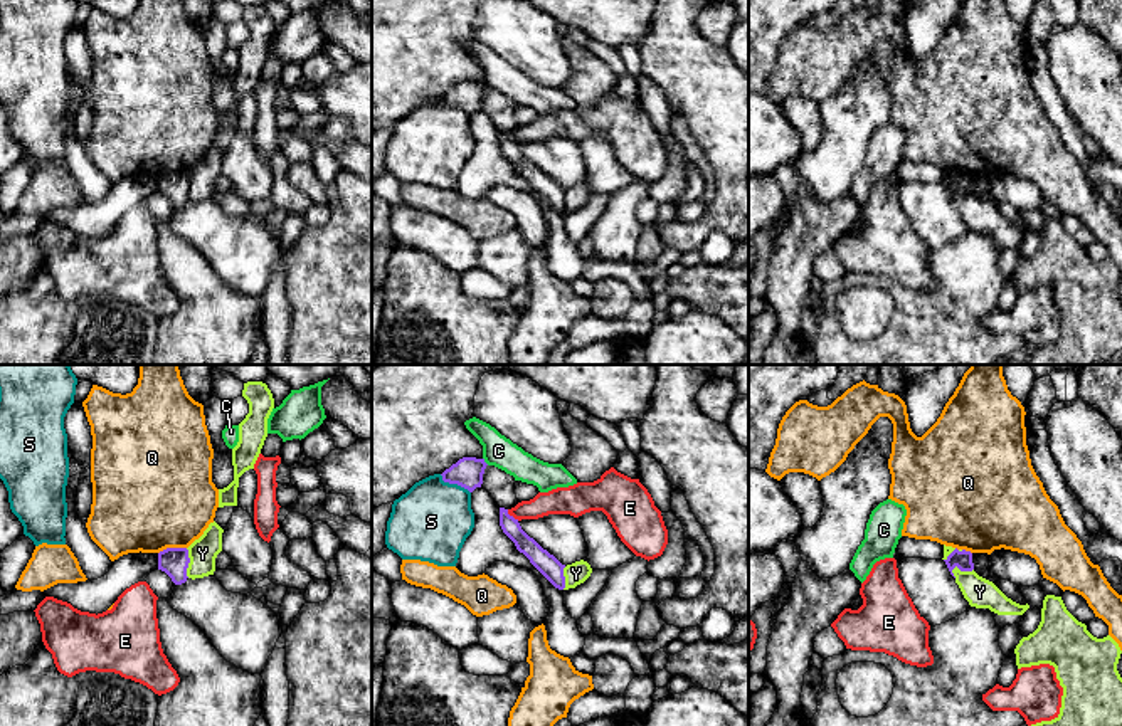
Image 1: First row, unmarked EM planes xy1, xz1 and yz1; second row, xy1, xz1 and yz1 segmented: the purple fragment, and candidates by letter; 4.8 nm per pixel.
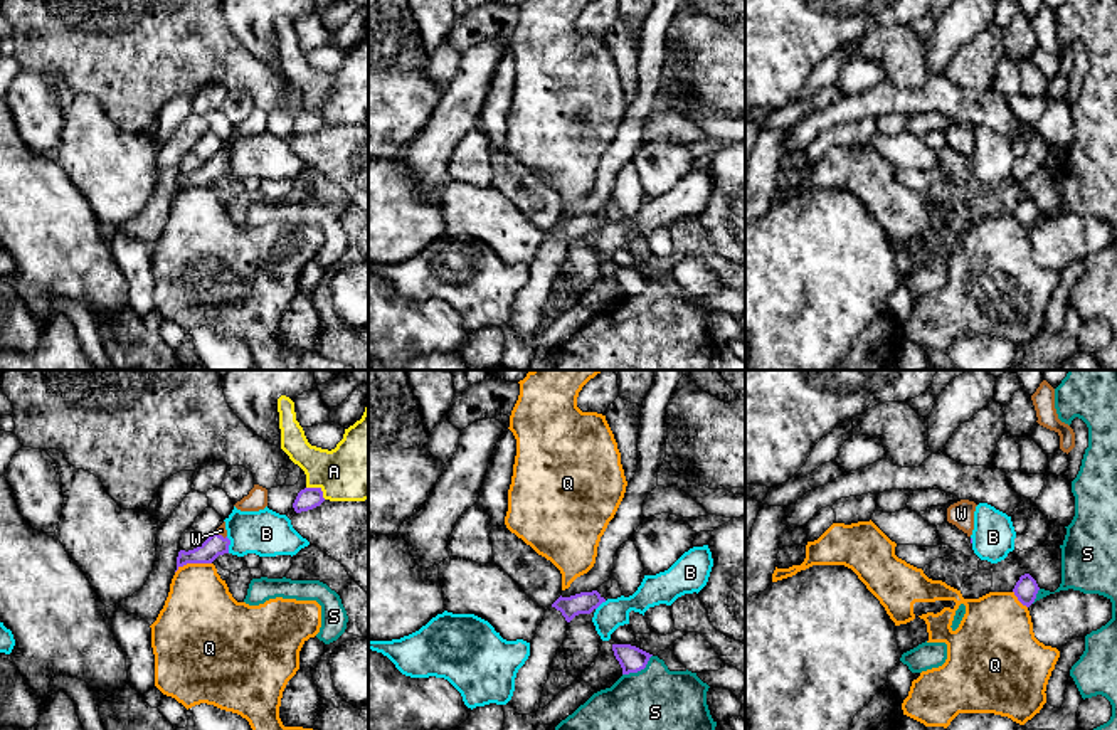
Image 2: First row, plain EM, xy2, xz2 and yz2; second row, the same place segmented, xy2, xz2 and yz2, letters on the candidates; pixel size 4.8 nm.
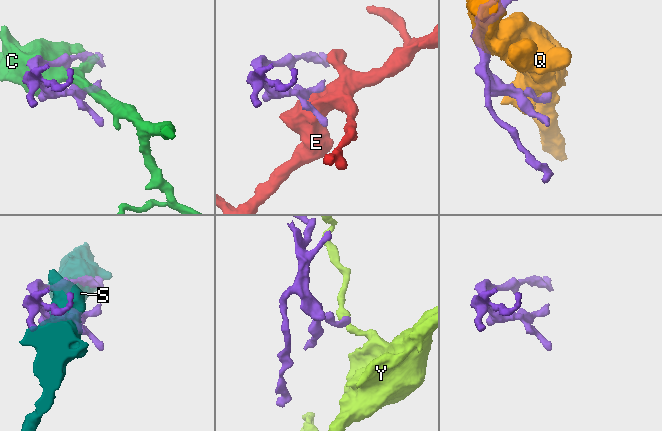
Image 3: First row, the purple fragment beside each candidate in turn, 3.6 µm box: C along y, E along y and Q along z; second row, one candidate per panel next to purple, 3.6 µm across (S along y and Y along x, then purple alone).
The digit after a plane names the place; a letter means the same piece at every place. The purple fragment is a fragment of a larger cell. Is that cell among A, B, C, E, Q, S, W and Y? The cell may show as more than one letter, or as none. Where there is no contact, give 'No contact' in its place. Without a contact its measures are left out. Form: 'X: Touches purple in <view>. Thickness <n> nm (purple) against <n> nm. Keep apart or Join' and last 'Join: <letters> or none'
A: Touches purple in xy2. Thickness 110 nm (purple) against 320 nm. Keep apart
B: Touches purple in xy2. Thickness 100 nm (purple) against 220 nm. Keep apart
C: Touches purple in xz1. Thickness 140 nm (purple) against 150 nm. Keep apart
E: Touches purple in xz1. Thickness 100 nm (purple) against 130 nm. Keep apart
Q: Touches purple in xy2. Thickness 100 nm (purple) against 340 nm. Keep apart
S: Touches purple in xz2. Thickness 120 nm (purple) against 500 nm. Keep apart
W: Touches purple in xy2. Thickness 100 nm (purple) against 50 nm. Join
Y: Touches purple in xy1. Thickness 140 nm (purple) against 140 nm. Keep apart
Join: W

